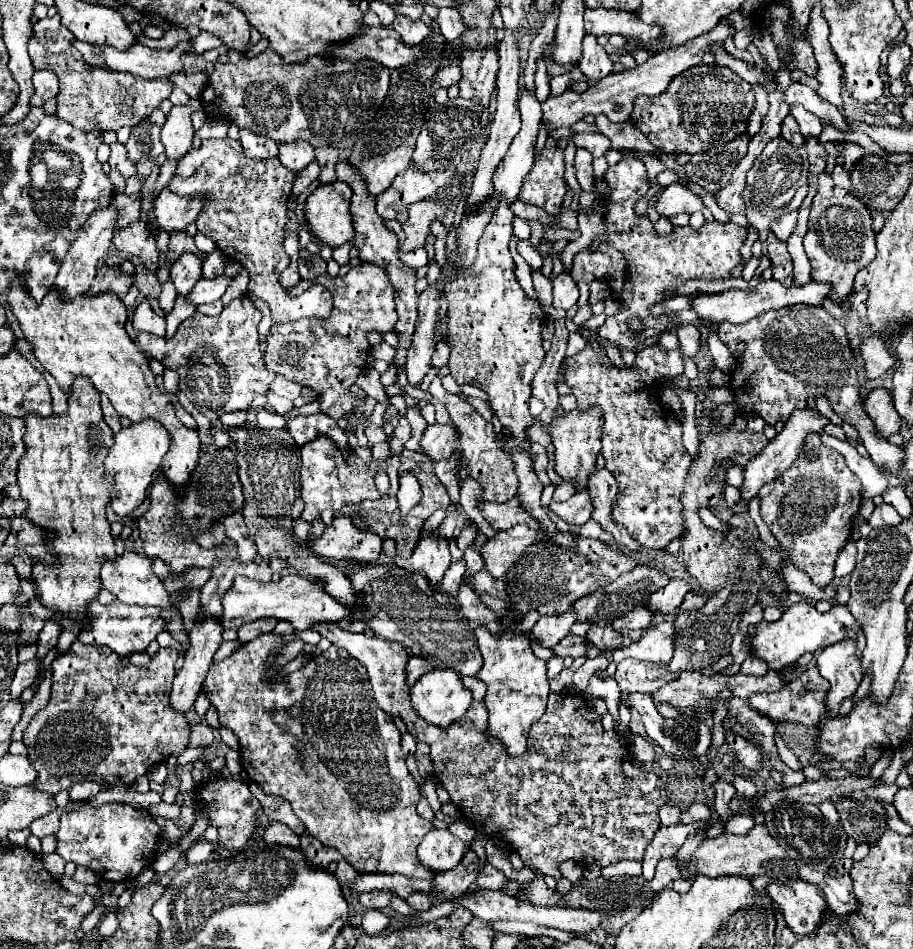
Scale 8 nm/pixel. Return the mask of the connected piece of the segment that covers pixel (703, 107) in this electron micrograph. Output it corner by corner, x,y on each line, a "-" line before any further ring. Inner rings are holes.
700,63
674,77
664,93
642,97
640,101
640,105
634,105
630,121
650,139
650,143
664,153
694,155
724,145
746,131
748,115
754,107
754,93
752,85
728,67

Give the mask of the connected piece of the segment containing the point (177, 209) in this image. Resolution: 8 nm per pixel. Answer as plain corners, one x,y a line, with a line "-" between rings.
164,189
154,201
154,211
158,223
164,231
184,231
190,223
198,219
204,207
204,195
200,197
180,197

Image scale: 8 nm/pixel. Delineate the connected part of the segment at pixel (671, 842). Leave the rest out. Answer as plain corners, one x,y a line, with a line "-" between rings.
698,821
698,823
688,823
688,825
670,825
670,827
660,827
656,831
656,837
648,843
648,849
644,853
644,861
642,861
642,867
644,867
644,877
646,879
652,879
654,877
654,869
656,869
656,863
660,857
666,857
670,853
674,853
676,849
680,849
686,841
686,837
694,831
698,831
700,827
704,827
708,821

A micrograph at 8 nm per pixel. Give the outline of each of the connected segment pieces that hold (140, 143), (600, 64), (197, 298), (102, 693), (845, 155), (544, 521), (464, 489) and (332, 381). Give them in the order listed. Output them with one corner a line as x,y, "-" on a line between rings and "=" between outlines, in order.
144,119
130,131
130,139
126,141
126,151
130,161
140,163
144,159
156,159
164,147
160,141
160,127
150,123
150,119
=
586,35
586,39
584,39
584,55
582,55
582,61
580,61
578,67
590,81
600,81
600,79
604,79
606,75
612,73
614,63
608,59
608,53
598,43
598,39
=
216,277
216,279
200,279
196,283
196,287
192,289
192,293
188,295
188,301
192,305
202,305
202,303
214,303
222,297
222,293
228,289
228,285
232,283
230,277
=
74,641
68,653
54,659
52,697
48,705
34,715
22,737
28,747
28,759
32,759
38,773
34,787
48,795
68,791
74,783
82,781
94,781
104,787
130,787
138,777
146,775
152,765
162,763
170,755
180,755
188,747
190,729
186,733
186,717
176,713
168,703
176,659
178,651
174,647
160,647
148,667
136,667
108,647
84,645
80,641
=
844,141
842,145
844,145
844,149
840,155
844,159
844,169
852,171
852,165
856,165
856,161
860,161
860,157
864,157
864,149
860,145
854,145
848,141
=
500,201
492,213
492,221
486,225
480,241
478,255
470,267
460,271
460,275
444,287
444,295
448,299
448,333
446,343
450,347
448,369
450,375
458,381
458,385
478,381
480,389
488,395
494,415
510,431
508,447
510,457
514,461
514,471
518,477
518,499
538,521
540,531
544,535
556,535
558,527
550,521
544,507
538,503
542,493
542,483
538,481
532,459
528,455
528,427
534,423
534,417
528,411
530,399
530,383
544,361
540,323
544,313
538,301
532,301
516,281
514,275
514,259
510,255
510,239
512,239
512,221
514,211
508,201
=
472,479
462,481
462,487
460,487
460,505
462,505
462,509
466,511
466,515
478,525
478,531
480,531
482,535
486,535
486,537
492,537
494,531
492,531
492,527
484,521
484,517
482,517
482,513
480,513
480,503
478,503
478,497
482,495
480,491
482,491
482,489
480,489
480,485
478,485
476,481
472,481
=
368,263
350,269
344,277
322,275
312,283
320,283
332,293
332,315
328,319
308,317
270,327
270,333
266,337
264,361
266,365
270,365
270,369
274,369
276,375
282,375
302,387
320,393
320,413
338,421
350,413
356,413
364,403
364,399
352,399
350,387
366,369
370,351
366,331
392,331
398,321
394,289
388,283
384,269

